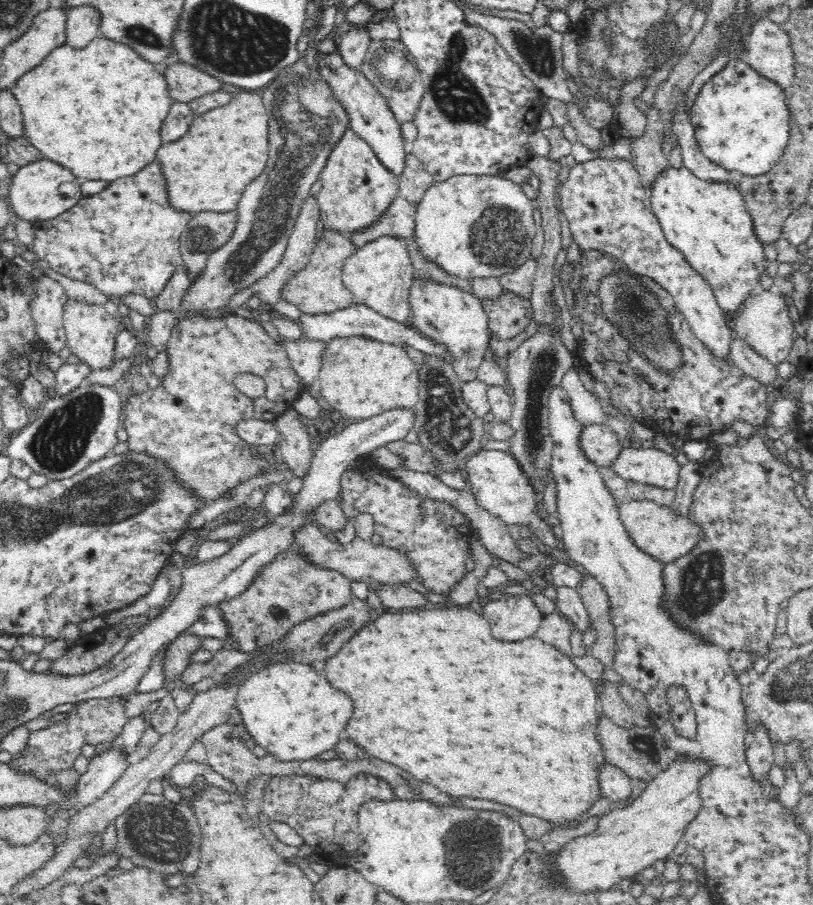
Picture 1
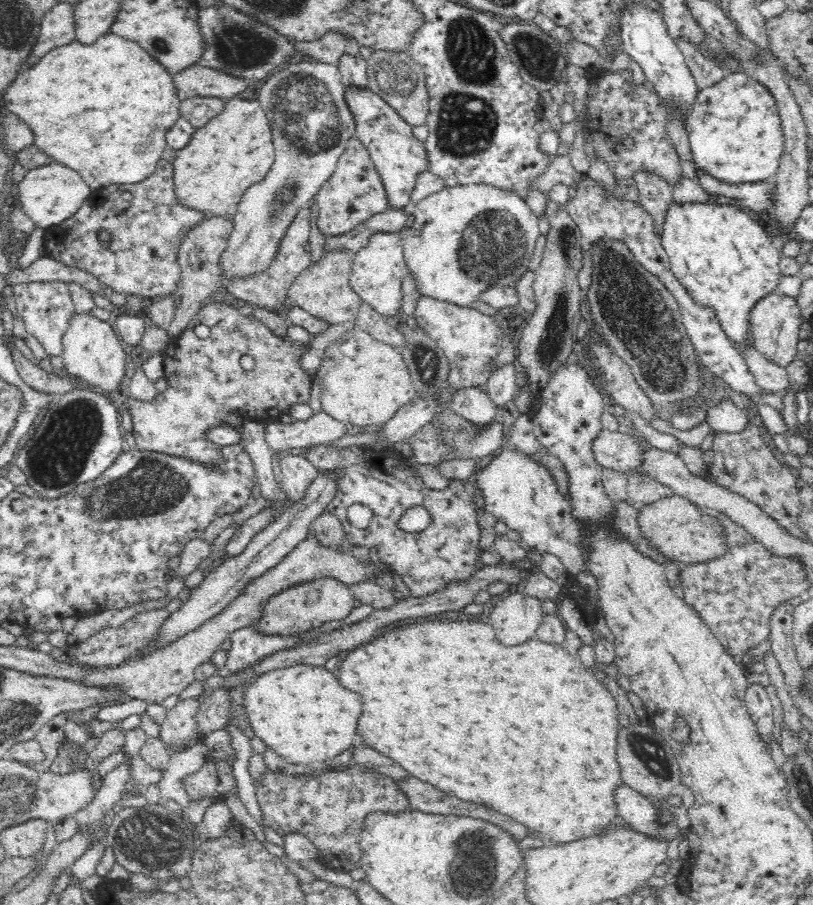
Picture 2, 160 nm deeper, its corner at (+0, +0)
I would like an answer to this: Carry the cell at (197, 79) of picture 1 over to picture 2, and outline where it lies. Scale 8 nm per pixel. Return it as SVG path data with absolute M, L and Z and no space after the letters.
M200 64L190 66L174 76L174 84L178 90L178 98L204 96L218 99L233 99L254 95L257 84L246 79L232 76L216 68L204 67Z

